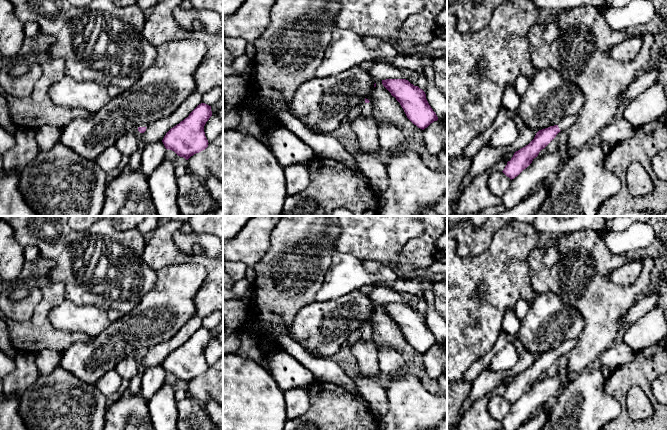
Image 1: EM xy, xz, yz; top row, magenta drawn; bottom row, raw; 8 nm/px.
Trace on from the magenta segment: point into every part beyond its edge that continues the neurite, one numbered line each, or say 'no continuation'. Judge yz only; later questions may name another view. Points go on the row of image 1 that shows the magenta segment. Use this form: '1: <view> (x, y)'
1: yz (566, 123)

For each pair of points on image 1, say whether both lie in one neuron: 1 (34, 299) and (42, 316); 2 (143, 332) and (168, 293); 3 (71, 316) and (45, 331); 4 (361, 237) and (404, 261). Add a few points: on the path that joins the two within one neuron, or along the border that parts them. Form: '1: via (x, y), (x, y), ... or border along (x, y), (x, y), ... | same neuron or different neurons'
1: border along (41, 287), (41, 300), (33, 315), (21, 322) | different neurons
2: via (152, 322), (168, 306), (168, 303) | same neuron
3: border along (49, 311), (49, 321), (56, 328), (77, 332) | different neurons
4: border along (412, 239), (401, 249), (398, 261), (392, 268) | different neurons

